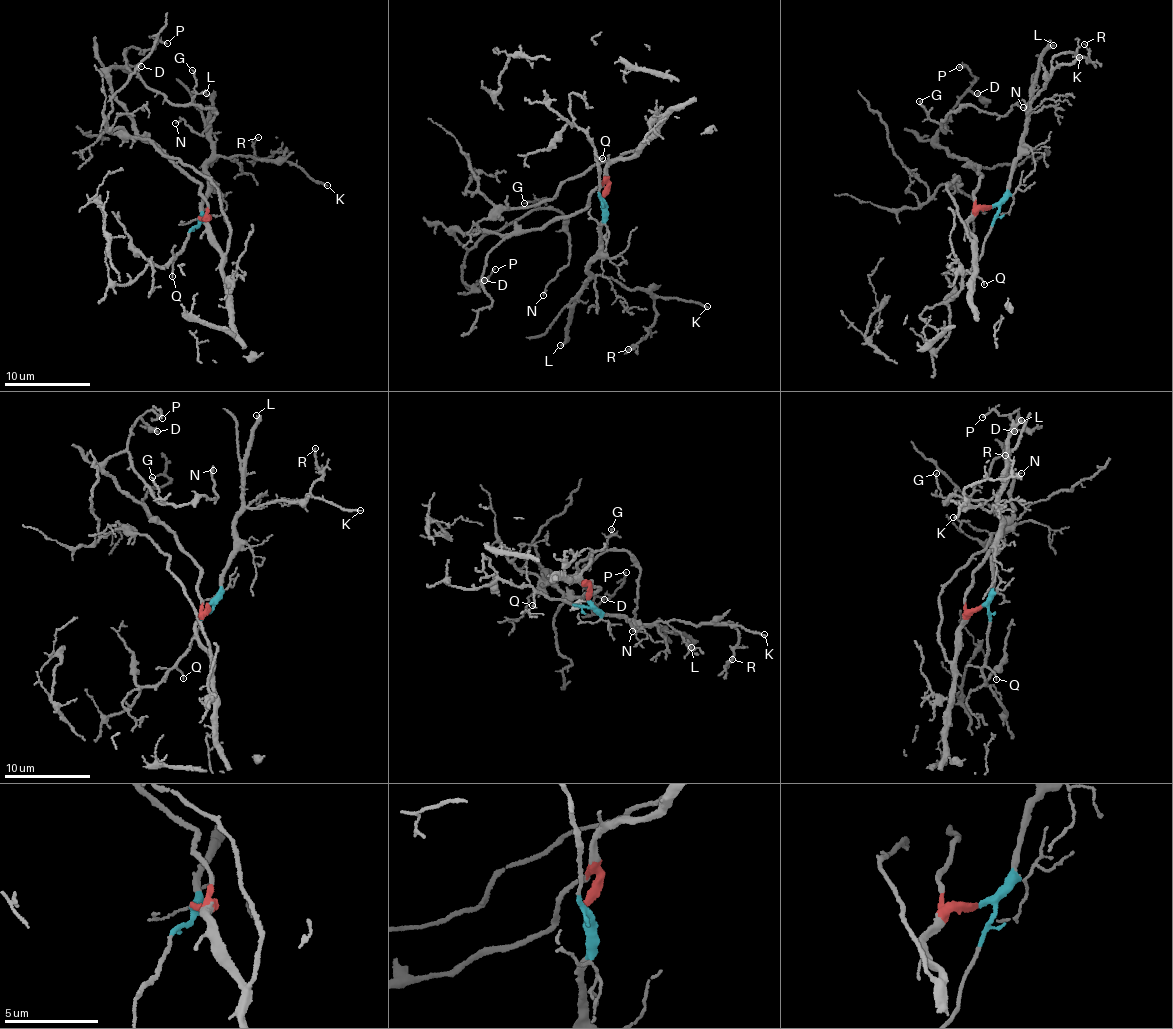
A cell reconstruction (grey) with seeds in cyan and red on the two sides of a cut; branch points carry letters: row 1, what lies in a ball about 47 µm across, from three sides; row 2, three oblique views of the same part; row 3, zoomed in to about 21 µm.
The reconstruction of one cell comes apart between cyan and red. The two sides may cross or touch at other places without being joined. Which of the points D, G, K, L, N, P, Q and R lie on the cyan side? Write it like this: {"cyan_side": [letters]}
{"cyan_side": ["K", "L", "Q", "R"]}

